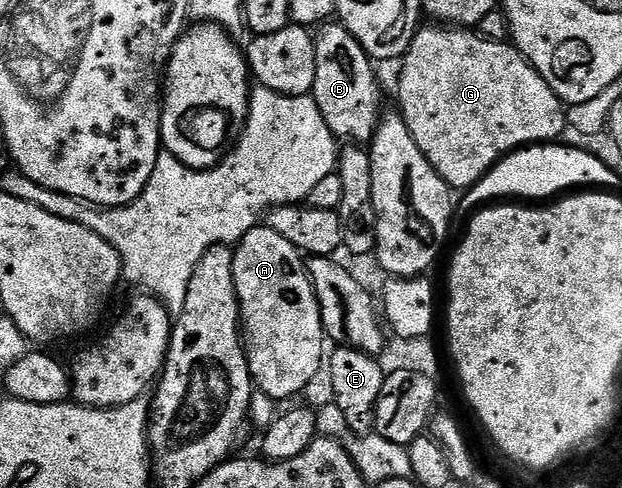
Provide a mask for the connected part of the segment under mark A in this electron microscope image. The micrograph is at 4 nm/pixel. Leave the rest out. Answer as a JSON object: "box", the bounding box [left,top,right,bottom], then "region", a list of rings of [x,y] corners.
{"box":[233,228,325,403],"region":[[[263,228],[249,230],[234,246],[233,283],[235,294],[239,297],[241,333],[245,338],[245,356],[254,388],[271,398],[272,402],[280,403],[286,397],[297,396],[318,375],[322,365],[324,368],[325,330],[304,254],[295,249],[293,243],[289,243],[289,239],[282,237],[275,228]]]}

